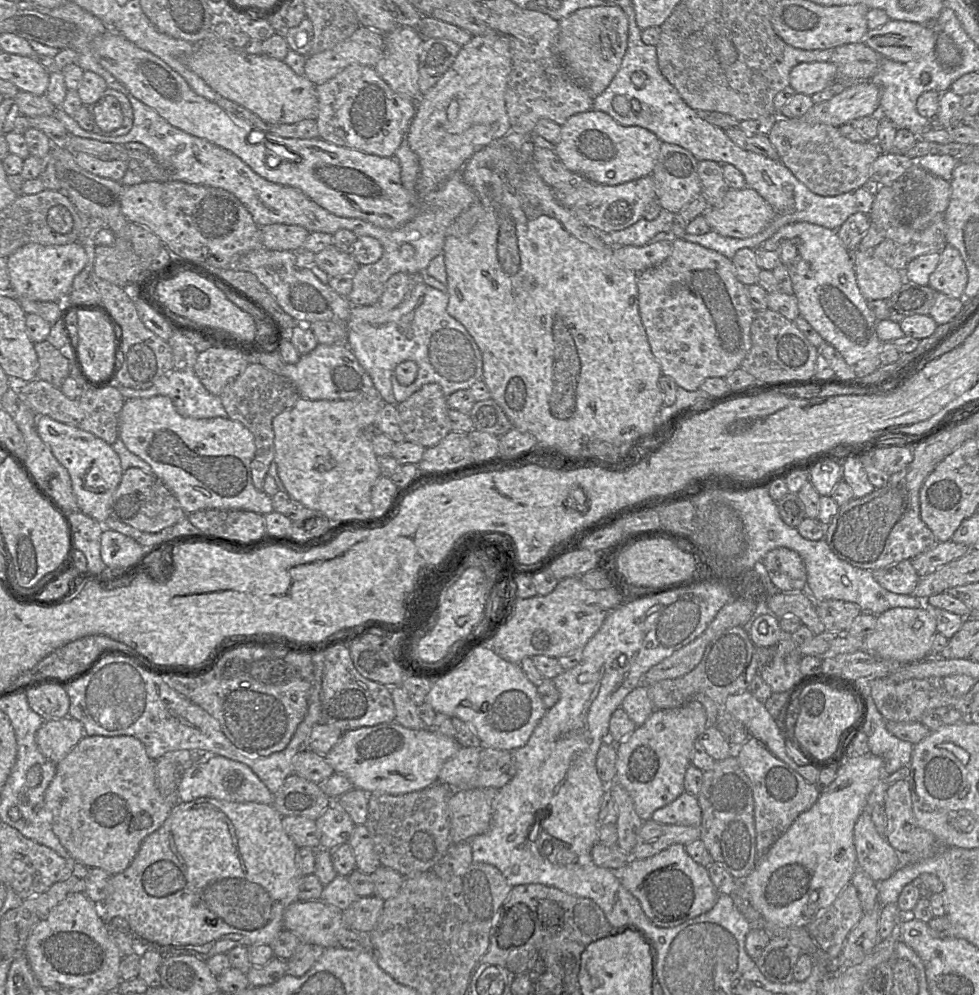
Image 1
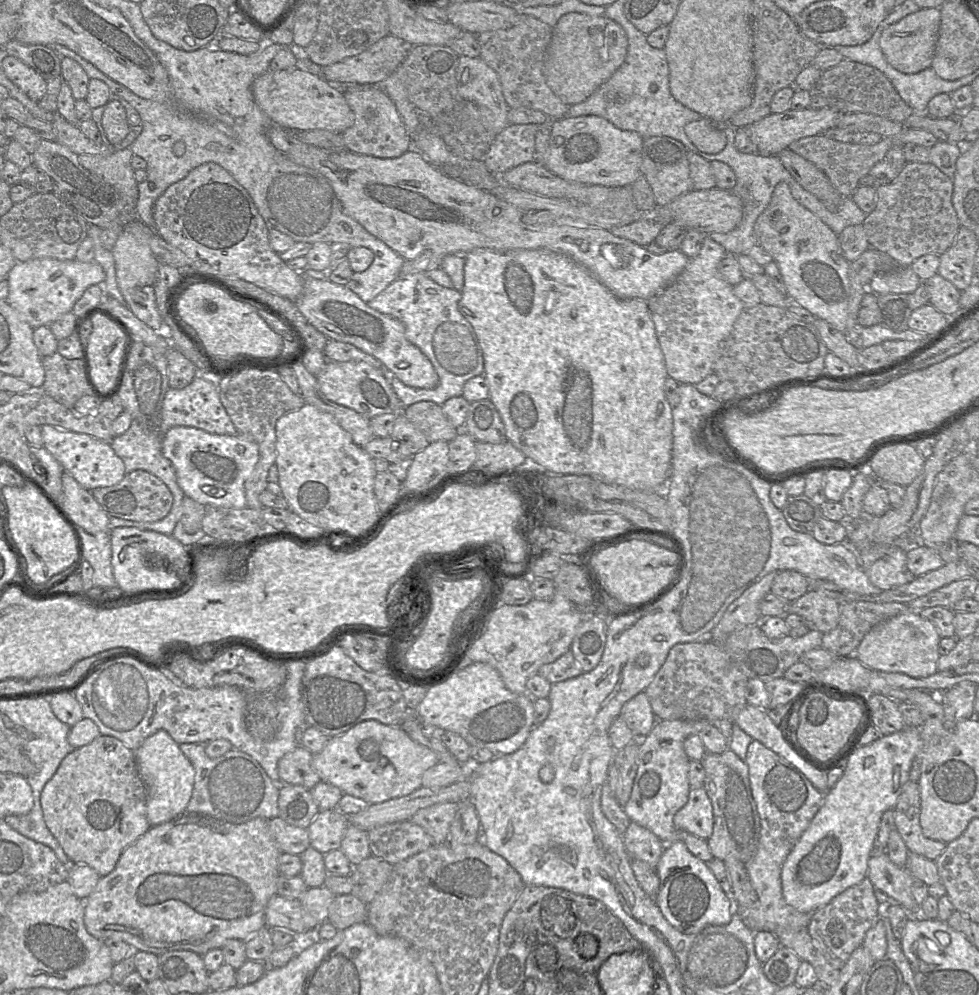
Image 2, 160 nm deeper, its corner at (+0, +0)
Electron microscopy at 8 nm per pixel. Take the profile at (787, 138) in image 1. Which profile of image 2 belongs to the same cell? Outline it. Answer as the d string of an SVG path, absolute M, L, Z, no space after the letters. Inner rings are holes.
M904 128L902 132L889 137L883 137L878 143L866 145L860 143L843 143L827 138L824 135L809 136L794 141L789 150L802 156L819 168L829 179L834 188L842 197L851 197L859 186L859 180L869 174L871 168L885 159L886 153L895 145L907 143L931 148L938 142L937 137L926 130Z

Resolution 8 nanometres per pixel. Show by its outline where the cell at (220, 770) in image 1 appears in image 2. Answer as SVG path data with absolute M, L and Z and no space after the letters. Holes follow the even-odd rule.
M178 744L182 753L192 763L195 770L194 785L186 812L203 814L229 823L240 824L254 818L271 820L279 816L278 798L280 786L273 782L261 765L250 755L231 749L218 758L210 758L205 753L205 744Z

